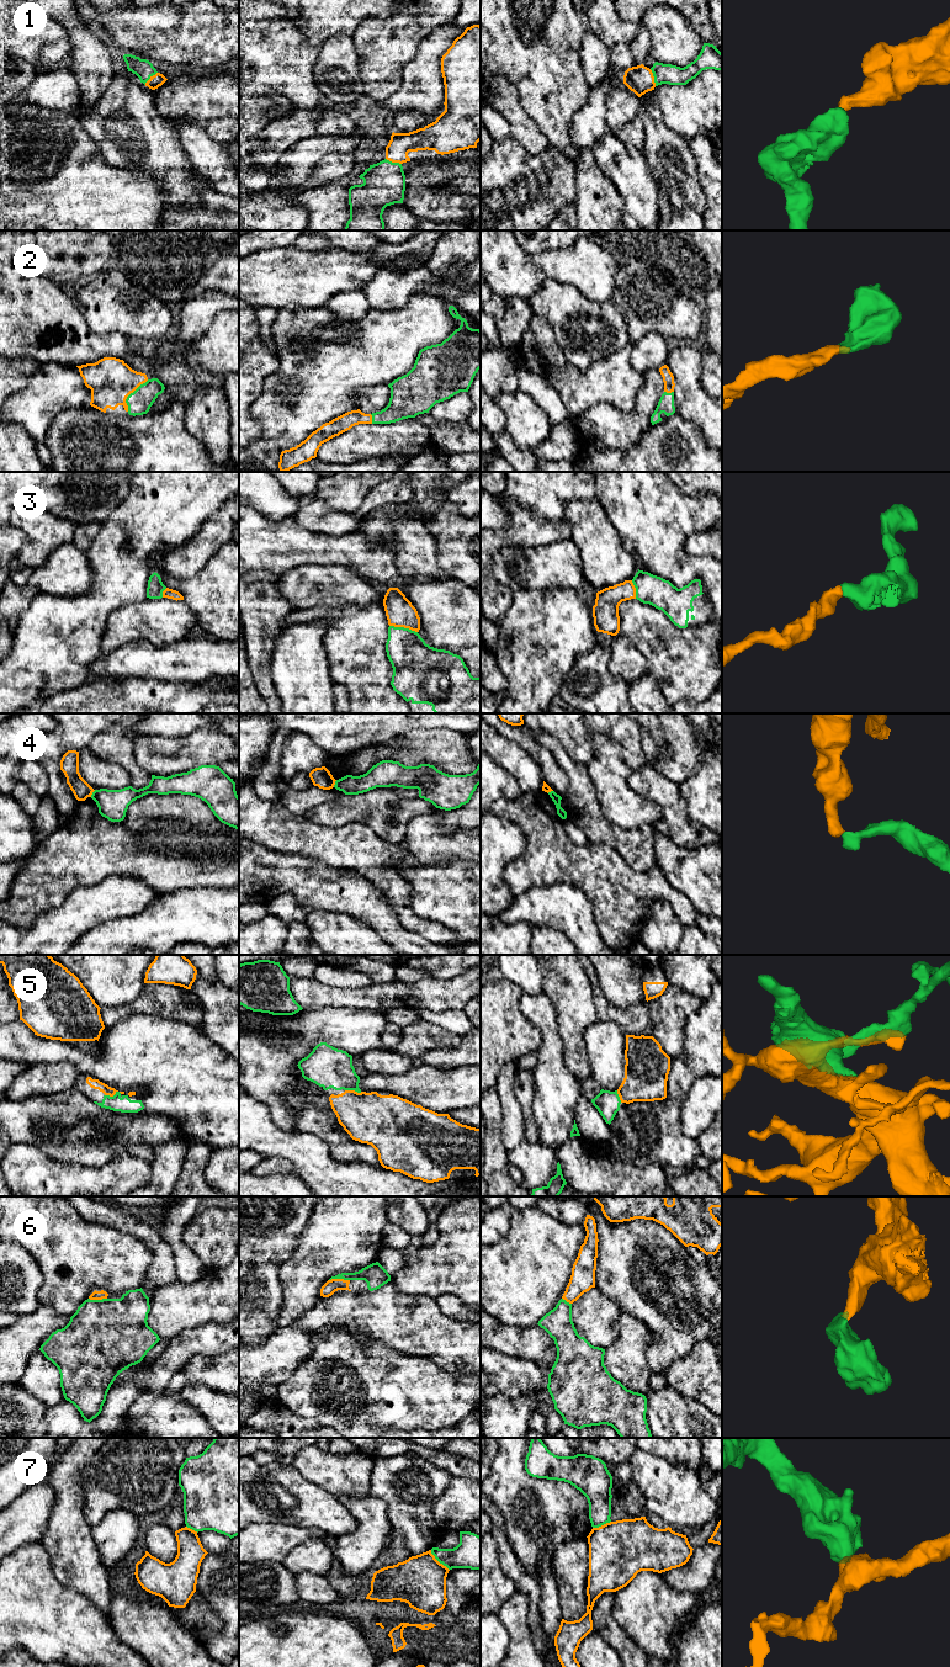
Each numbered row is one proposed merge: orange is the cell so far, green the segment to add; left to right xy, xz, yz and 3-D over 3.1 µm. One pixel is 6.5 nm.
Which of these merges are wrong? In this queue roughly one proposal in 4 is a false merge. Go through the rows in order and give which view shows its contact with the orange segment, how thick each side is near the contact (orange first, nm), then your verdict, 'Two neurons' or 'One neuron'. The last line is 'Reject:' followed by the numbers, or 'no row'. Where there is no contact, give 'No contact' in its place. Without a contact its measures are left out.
1: Touches orange in yz. Thickness 180 nm (orange) against 130 nm. One neuron
2: Touches orange in xy. Thickness 300 nm (orange) against 160 nm. One neuron
3: Touches orange in xz. Thickness 190 nm (orange) against 280 nm. One neuron
4: Touches orange in xy. Thickness 130 nm (orange) against 190 nm. Two neurons
5: Touches orange in xy. Thickness 60 nm (orange) against 100 nm. One neuron
6: Touches orange in xz. Thickness 90 nm (orange) against 150 nm. One neuron
7: Touches orange in xz. Thickness 340 nm (orange) against 220 nm. Two neurons
Reject: 4, 7

